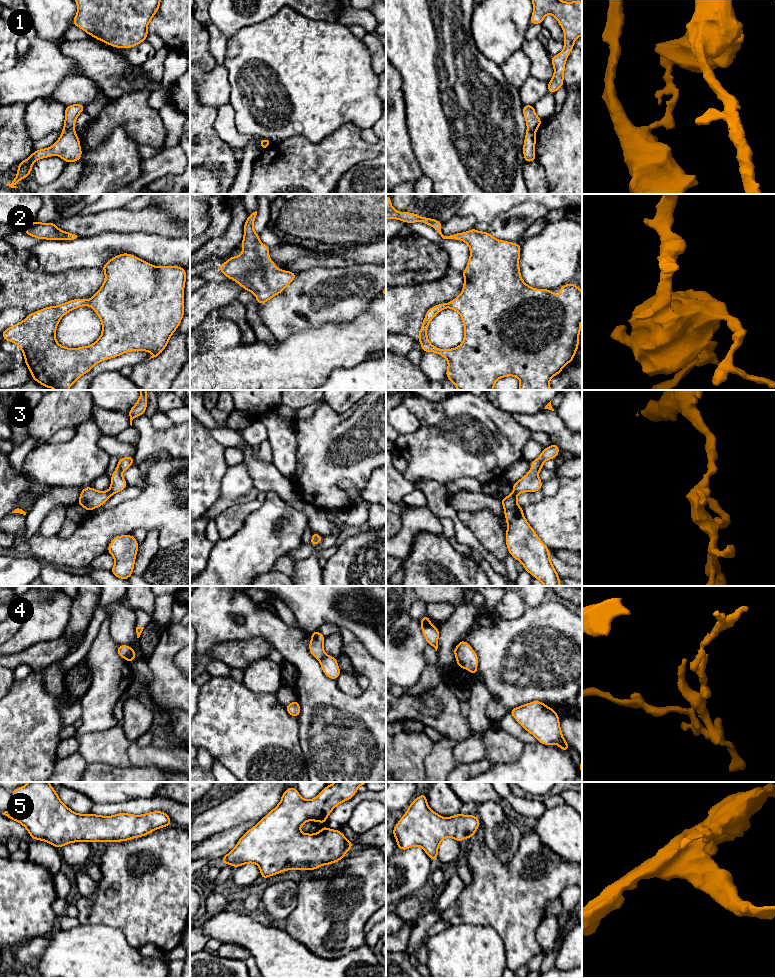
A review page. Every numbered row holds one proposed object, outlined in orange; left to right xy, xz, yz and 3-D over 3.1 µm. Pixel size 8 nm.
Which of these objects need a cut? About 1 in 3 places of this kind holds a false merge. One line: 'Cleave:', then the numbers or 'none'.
Cleave: 1, 4

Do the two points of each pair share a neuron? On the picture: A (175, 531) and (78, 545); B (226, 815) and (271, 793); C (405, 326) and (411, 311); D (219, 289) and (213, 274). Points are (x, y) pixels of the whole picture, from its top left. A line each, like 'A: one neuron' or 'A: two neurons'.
A: one neuron
B: one neuron
C: one neuron
D: two neurons

